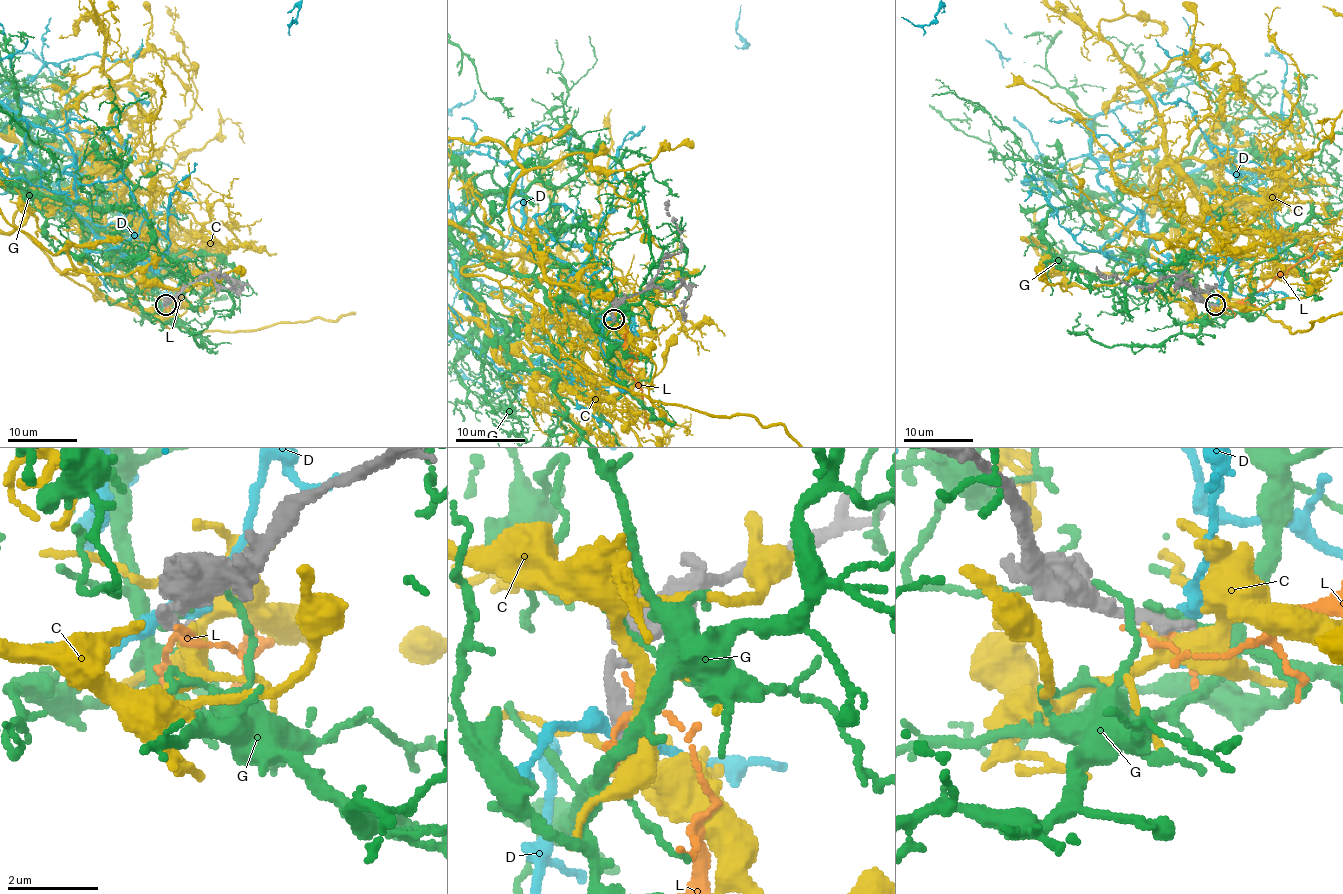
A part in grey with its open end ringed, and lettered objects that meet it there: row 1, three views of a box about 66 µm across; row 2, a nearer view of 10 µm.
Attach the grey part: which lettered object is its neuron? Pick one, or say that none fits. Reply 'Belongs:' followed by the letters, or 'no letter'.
Belongs: no letter

